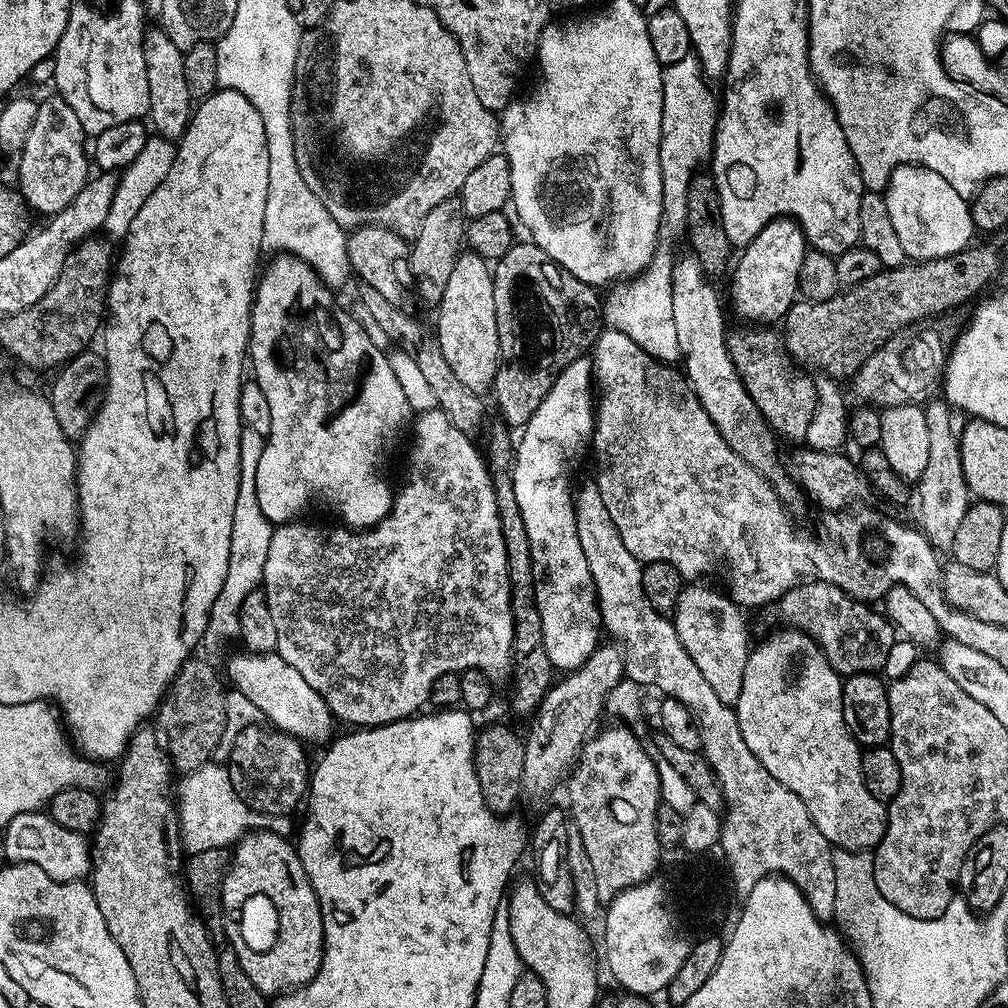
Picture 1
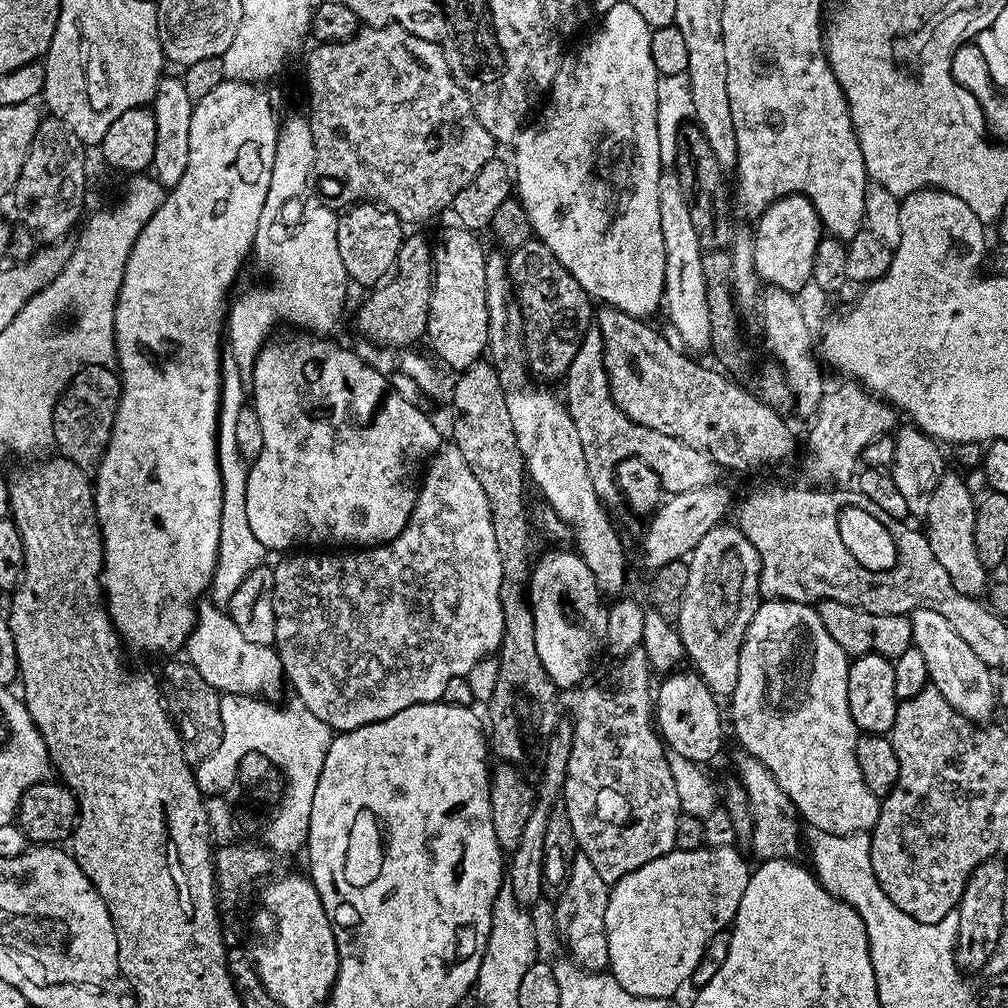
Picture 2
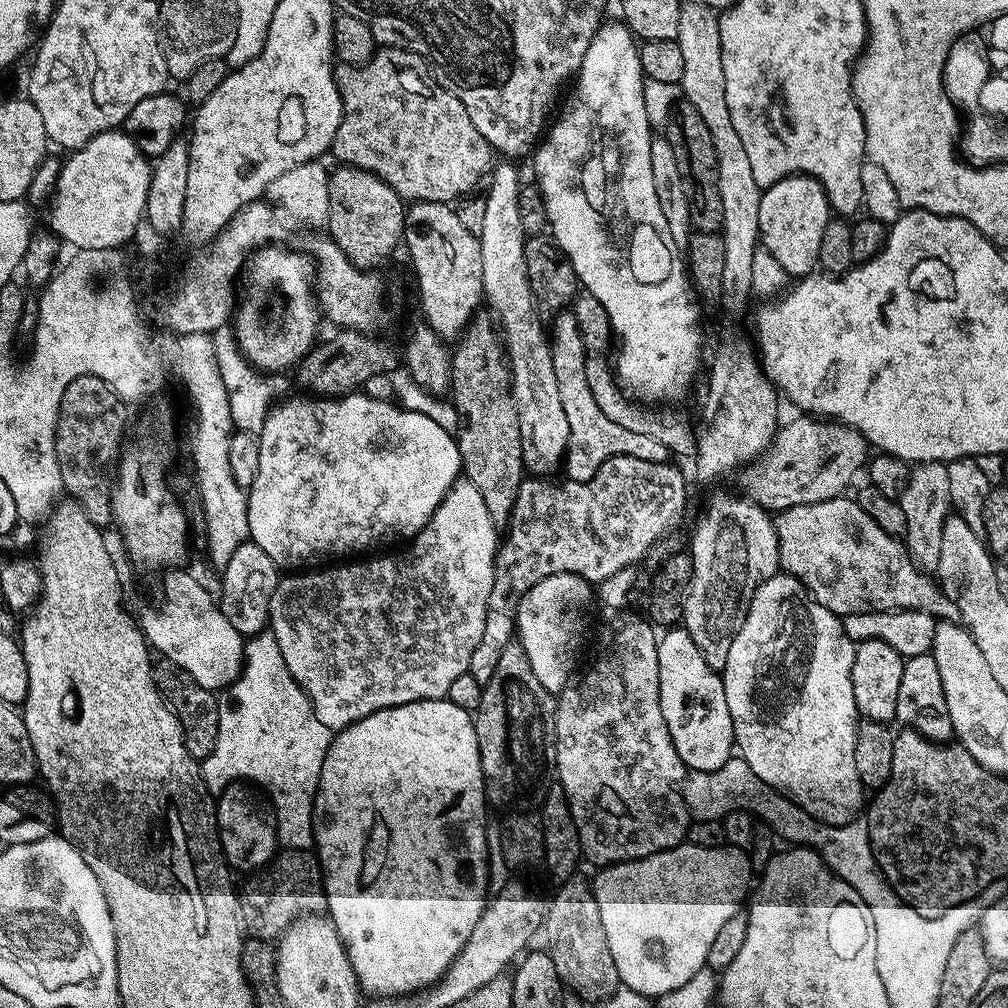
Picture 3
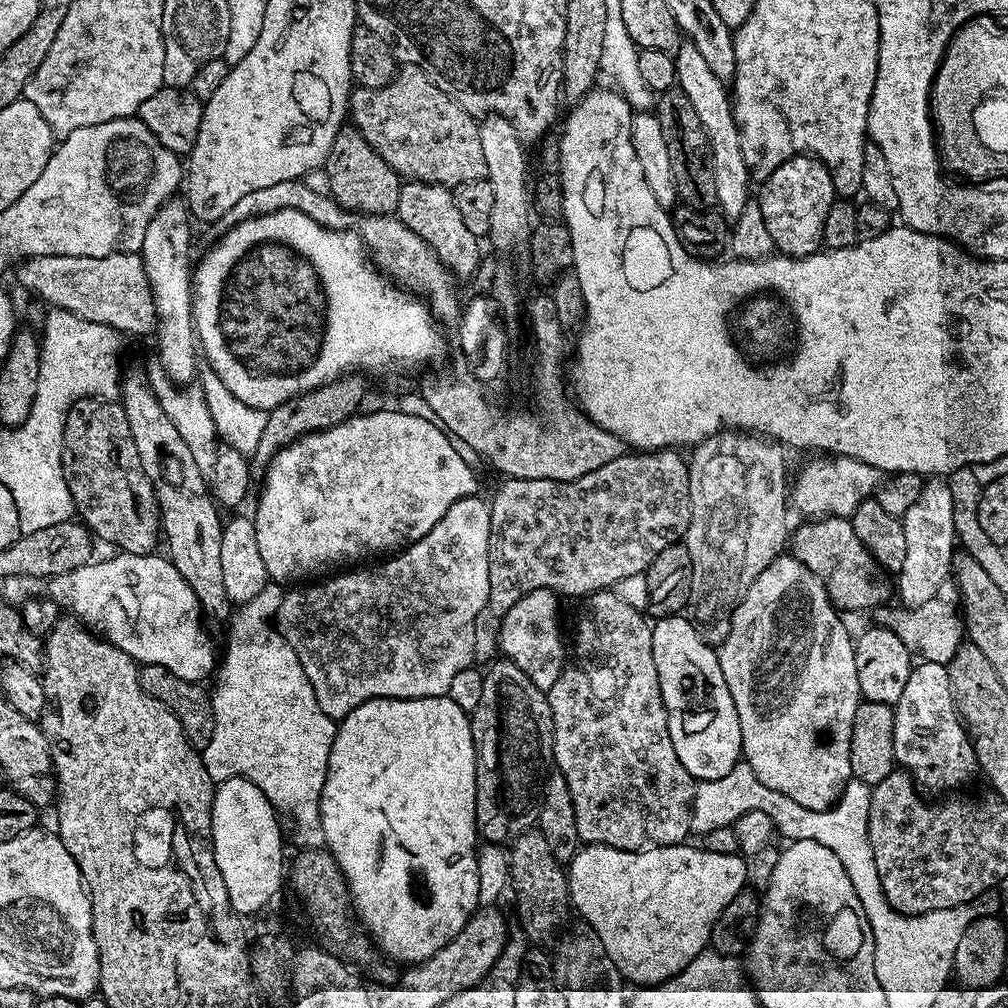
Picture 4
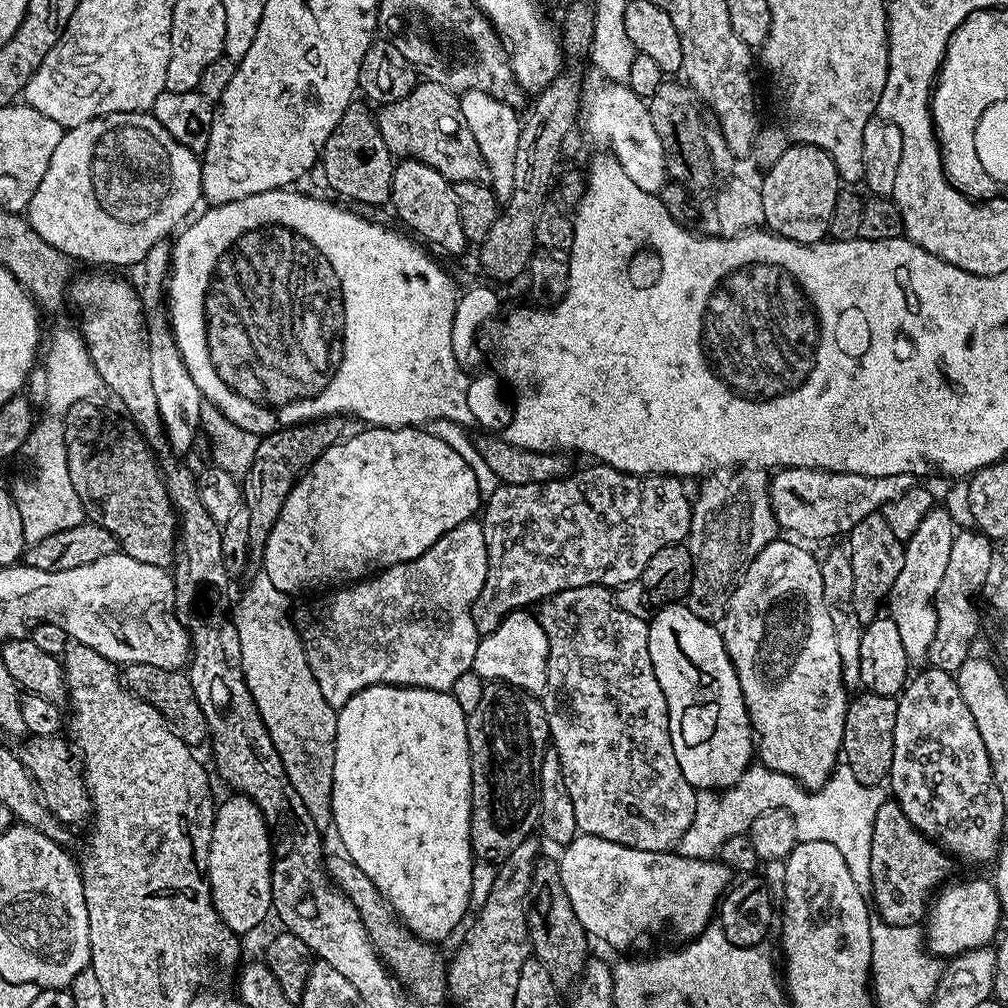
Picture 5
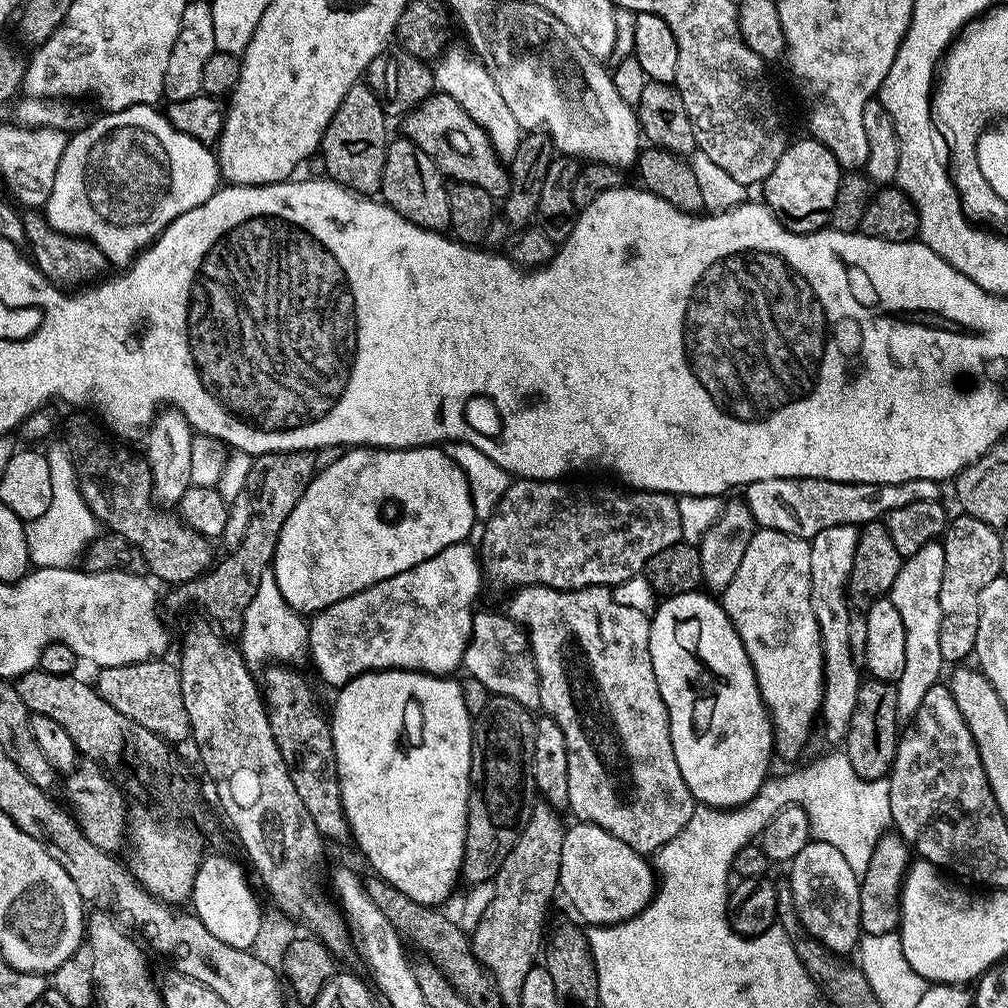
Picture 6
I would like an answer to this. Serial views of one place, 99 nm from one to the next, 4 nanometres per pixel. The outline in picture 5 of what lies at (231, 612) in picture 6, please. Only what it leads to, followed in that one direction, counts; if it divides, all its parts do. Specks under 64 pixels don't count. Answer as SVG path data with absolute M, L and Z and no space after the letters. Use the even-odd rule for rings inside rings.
M343 415L329 416L307 424L293 424L290 428L259 437L253 464L242 477L242 506L250 510L248 555L253 561L263 561L266 538L270 538L270 530L278 520L278 514L282 514L282 506L300 473L305 472L326 449L340 443L344 421Z

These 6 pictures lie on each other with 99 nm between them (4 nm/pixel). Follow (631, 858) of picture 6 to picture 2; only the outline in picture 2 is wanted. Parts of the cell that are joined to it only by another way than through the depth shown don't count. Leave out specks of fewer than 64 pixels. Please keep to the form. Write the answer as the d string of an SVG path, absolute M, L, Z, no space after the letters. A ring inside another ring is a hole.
M727 844L721 848L709 848L703 846L698 849L686 850L685 852L673 850L670 854L654 858L654 862L646 862L638 870L626 874L615 884L611 885L606 906L606 942L608 943L608 968L610 975L623 986L630 990L630 994L638 994L646 998L672 998L672 995L685 983L691 981L694 970L700 965L702 954L708 951L708 944L717 934L723 933L736 918L738 902L742 902L742 894L746 894L746 886L750 875L750 864L744 861L745 854L739 847Z

